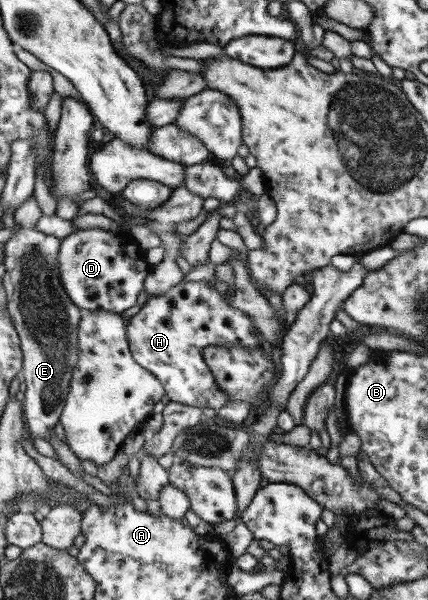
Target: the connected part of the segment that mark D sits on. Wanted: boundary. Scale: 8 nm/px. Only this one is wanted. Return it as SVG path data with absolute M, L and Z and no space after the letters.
M80 230L62 240L59 252L63 286L78 307L89 311L122 313L134 307L153 270L147 261L148 251L142 249L129 232Z

